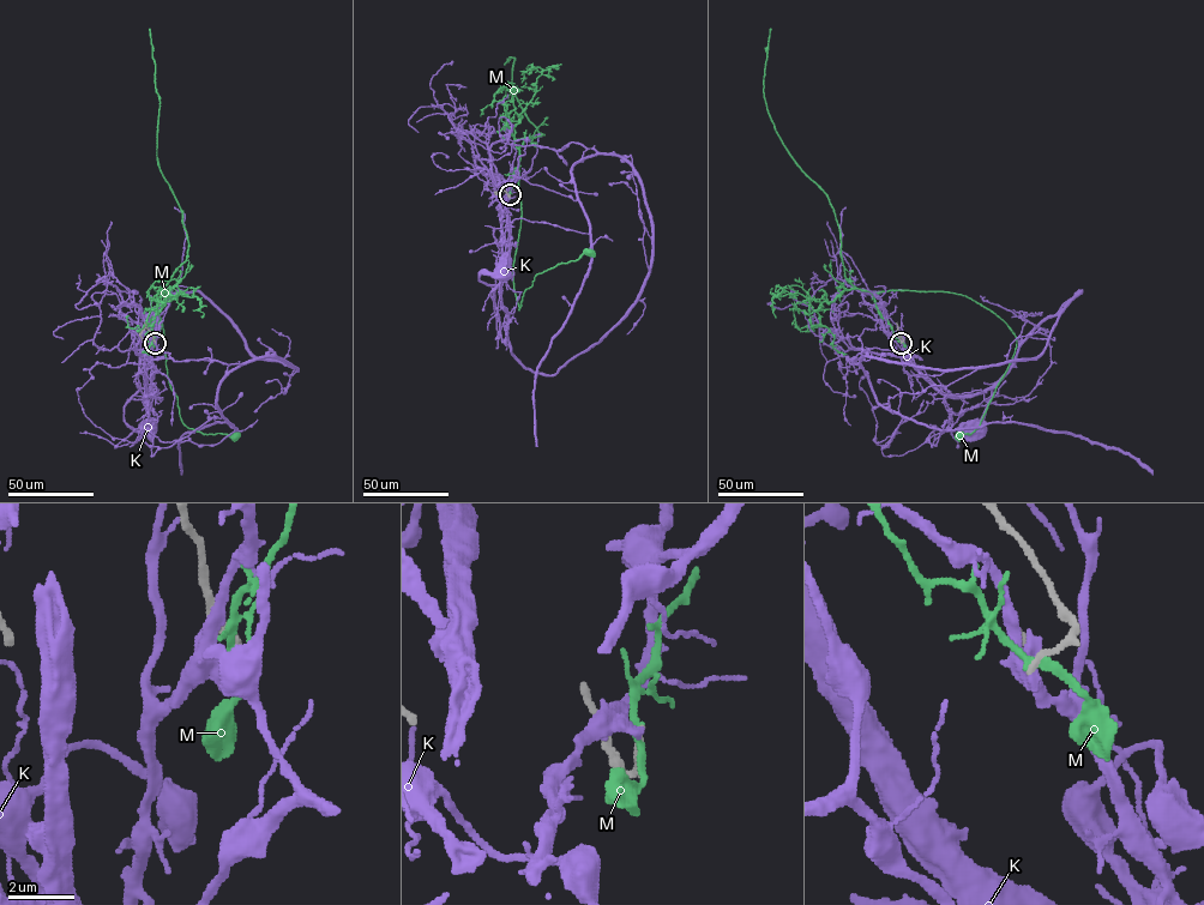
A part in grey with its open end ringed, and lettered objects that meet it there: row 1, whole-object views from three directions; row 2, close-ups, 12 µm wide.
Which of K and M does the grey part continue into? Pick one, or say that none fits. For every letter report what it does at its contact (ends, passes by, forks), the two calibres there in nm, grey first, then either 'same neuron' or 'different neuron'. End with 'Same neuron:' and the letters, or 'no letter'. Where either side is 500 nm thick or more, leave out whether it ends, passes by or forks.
K: it ends | 200/460 nm | different neuron
M: it passes by | 220/220 nm | different neuron
Same neuron: no letter

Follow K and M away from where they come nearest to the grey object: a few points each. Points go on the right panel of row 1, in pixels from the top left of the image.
K: (902, 343), (921, 374), (945, 393), (958, 396), (991, 388), (977, 430)
M: (902, 342), (880, 315), (873, 293), (965, 295), (993, 312), (1016, 337), (1012, 360), (980, 426), (958, 435)

